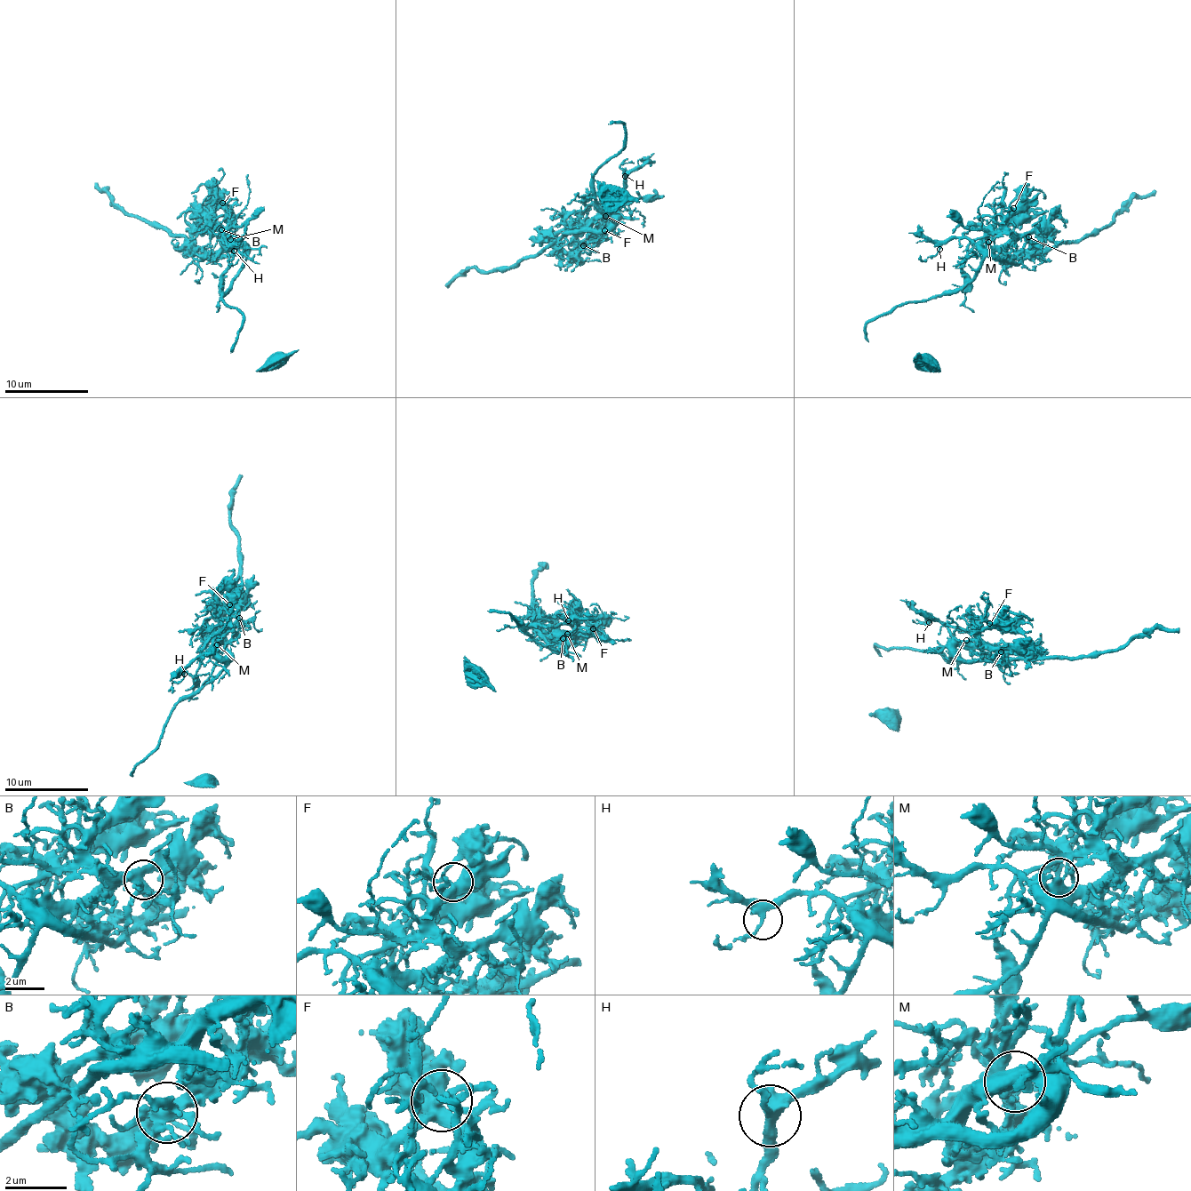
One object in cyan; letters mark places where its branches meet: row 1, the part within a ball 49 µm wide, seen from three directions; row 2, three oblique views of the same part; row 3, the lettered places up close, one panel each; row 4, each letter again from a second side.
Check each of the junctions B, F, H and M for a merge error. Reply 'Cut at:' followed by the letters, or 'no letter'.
Cut at: no letter

